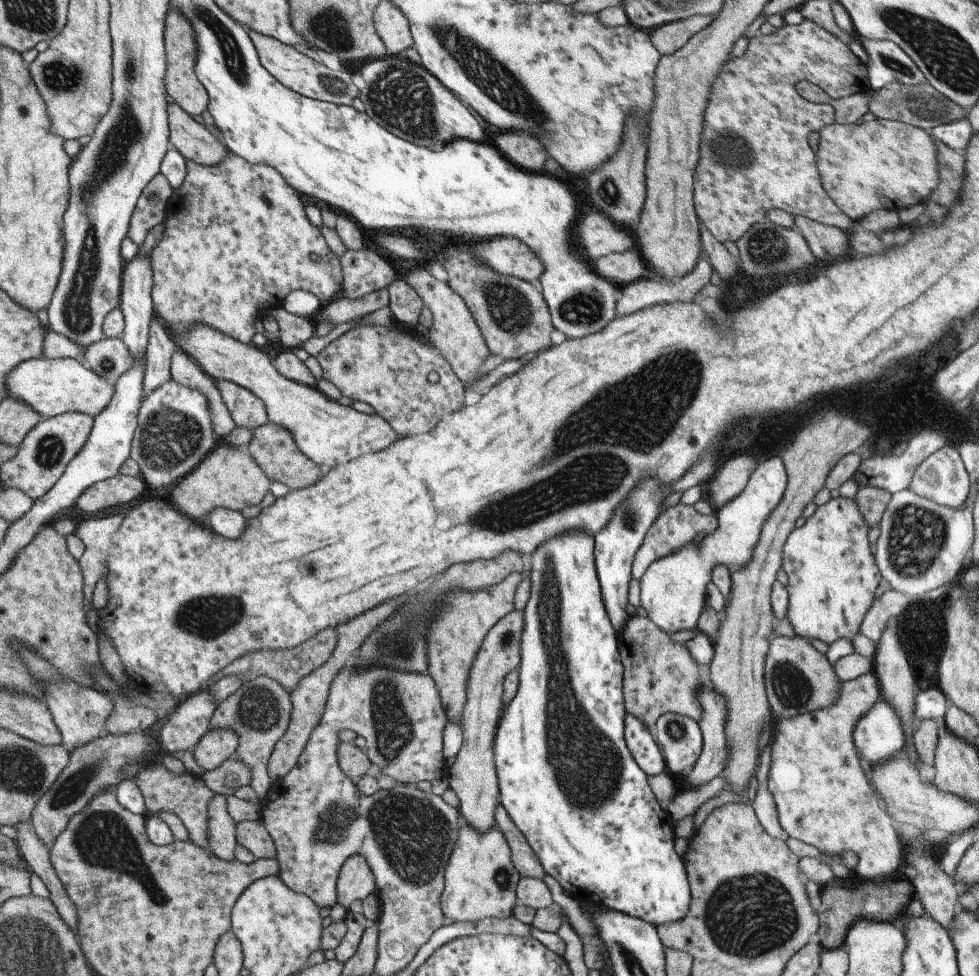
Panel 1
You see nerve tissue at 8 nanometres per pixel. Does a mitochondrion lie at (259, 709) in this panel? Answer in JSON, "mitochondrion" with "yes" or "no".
{"mitochondrion":"yes"}

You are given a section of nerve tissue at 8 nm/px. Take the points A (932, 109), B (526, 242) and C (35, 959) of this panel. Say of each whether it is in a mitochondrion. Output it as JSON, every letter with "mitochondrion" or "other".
{"A":"mitochondrion","B":"other","C":"mitochondrion"}

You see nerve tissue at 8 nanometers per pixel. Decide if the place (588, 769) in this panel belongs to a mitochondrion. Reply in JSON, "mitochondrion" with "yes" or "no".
{"mitochondrion":"yes"}

